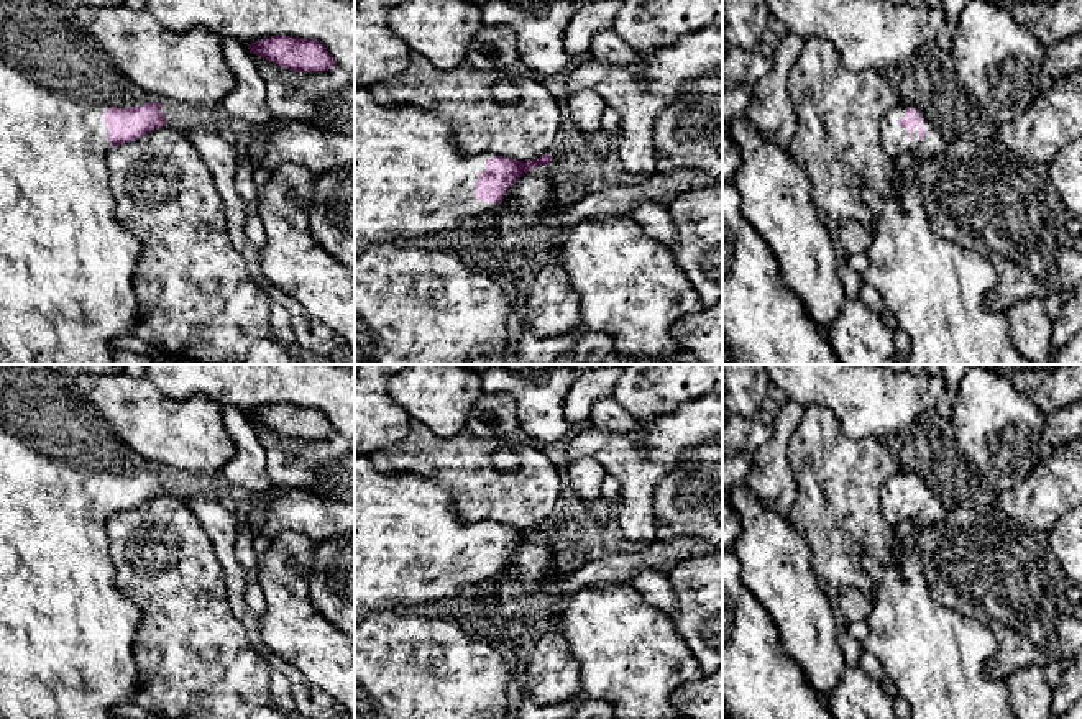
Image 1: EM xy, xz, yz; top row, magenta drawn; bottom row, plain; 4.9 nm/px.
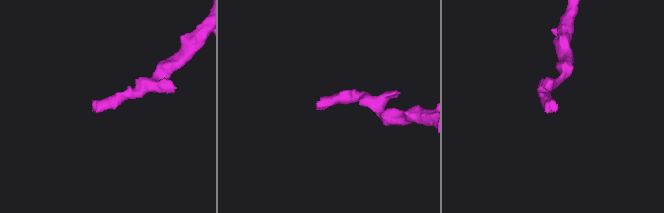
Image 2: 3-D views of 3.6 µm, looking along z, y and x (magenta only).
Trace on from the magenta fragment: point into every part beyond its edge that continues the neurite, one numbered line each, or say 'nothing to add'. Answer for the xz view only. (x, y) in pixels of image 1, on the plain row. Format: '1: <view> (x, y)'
1: xz (411, 547)

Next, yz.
1: yz (936, 657)

